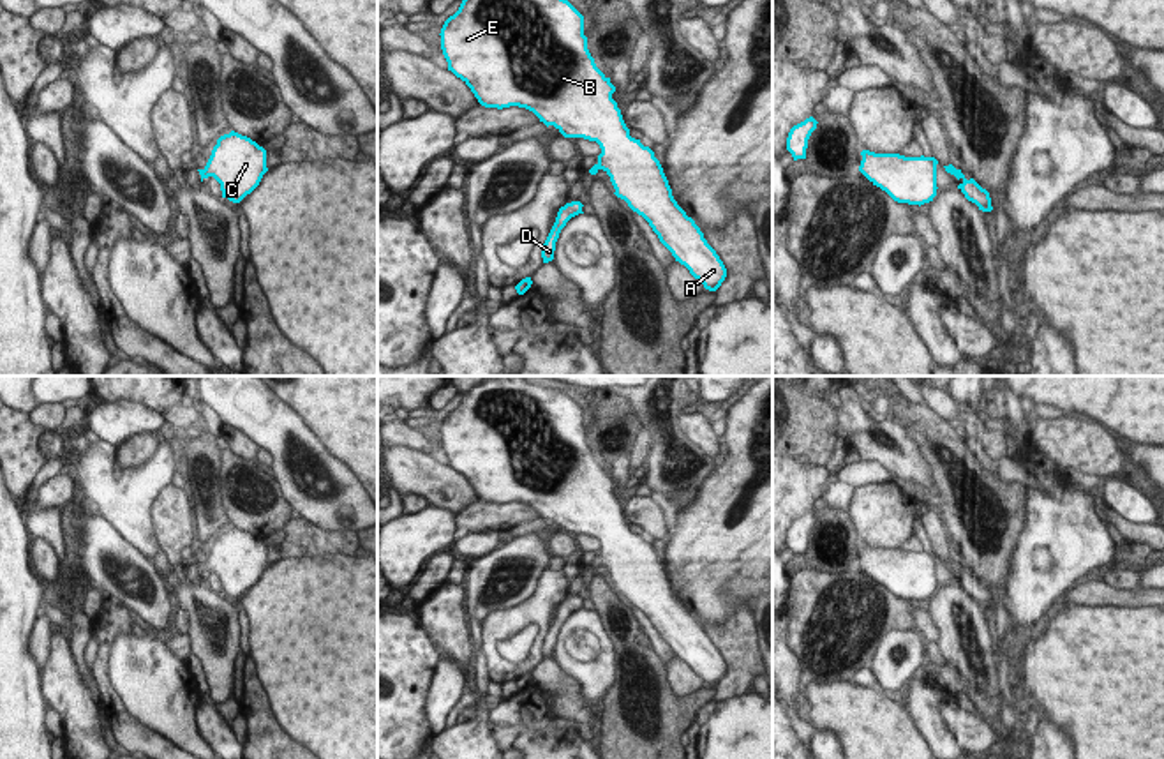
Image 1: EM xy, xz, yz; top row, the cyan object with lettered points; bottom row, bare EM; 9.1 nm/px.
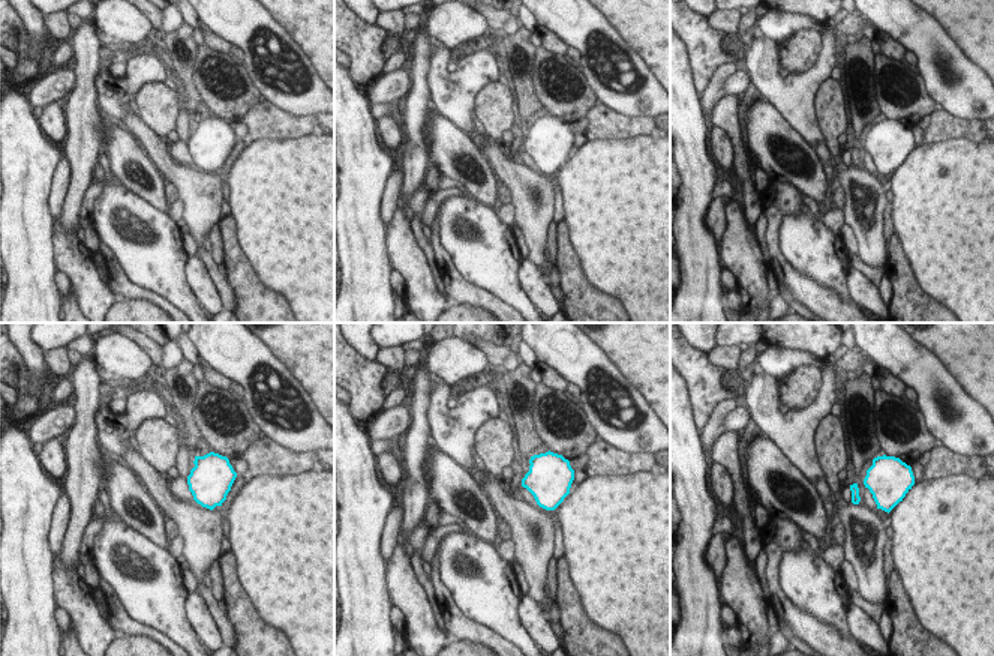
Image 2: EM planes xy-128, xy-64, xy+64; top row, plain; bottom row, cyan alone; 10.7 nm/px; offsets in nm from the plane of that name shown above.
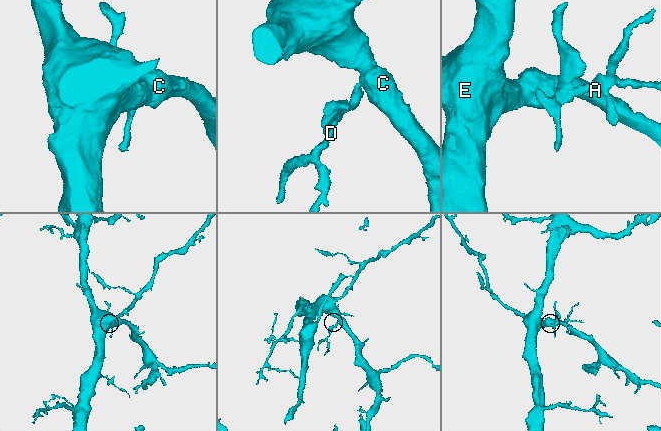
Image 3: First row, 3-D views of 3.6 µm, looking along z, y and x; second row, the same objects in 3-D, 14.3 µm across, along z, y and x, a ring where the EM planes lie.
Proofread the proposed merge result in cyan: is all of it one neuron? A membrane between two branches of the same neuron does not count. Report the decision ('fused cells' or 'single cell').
single cell

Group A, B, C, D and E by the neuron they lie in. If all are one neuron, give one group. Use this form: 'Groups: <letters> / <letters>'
Groups: A B C D E

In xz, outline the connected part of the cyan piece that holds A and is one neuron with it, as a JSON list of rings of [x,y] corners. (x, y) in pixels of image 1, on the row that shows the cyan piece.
[[[462,0],[459,11],[441,28],[441,49],[448,71],[460,78],[485,108],[519,106],[533,111],[547,127],[554,125],[564,138],[596,141],[601,148],[598,162],[589,169],[603,169],[616,189],[616,196],[642,215],[660,242],[684,265],[705,289],[716,291],[727,277],[727,268],[691,217],[677,205],[660,161],[649,147],[630,136],[621,109],[612,99],[616,86],[594,64],[584,35],[584,16],[568,0]]]

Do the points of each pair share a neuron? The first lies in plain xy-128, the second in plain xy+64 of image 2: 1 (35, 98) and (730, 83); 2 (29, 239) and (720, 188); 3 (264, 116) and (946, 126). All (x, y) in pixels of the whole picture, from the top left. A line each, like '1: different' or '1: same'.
1: same
2: different
3: same

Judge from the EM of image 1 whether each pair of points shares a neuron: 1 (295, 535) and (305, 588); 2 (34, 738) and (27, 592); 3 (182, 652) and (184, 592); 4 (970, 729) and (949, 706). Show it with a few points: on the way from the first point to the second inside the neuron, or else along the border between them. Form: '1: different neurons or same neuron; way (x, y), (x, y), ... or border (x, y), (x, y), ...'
1: different neurons; border (341, 553), (318, 553), (281, 560)
2: same neuron; way (18, 701), (18, 629)
3: different neurons; border (187, 632), (191, 652)
4: same neuron; way (965, 724), (953, 712)

